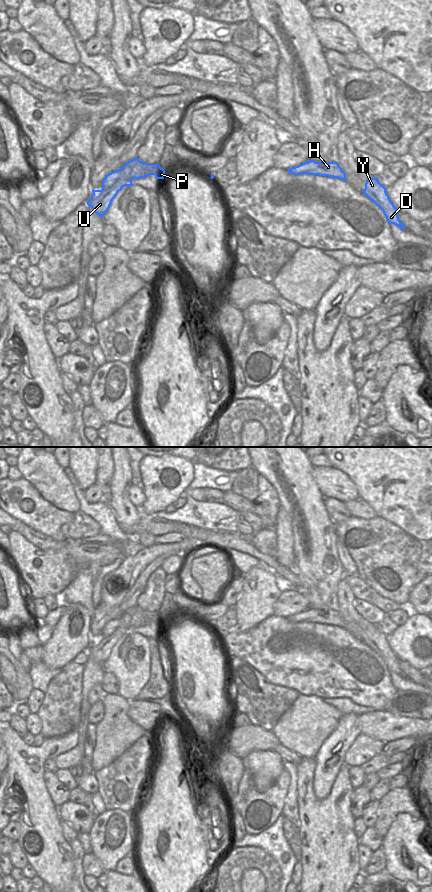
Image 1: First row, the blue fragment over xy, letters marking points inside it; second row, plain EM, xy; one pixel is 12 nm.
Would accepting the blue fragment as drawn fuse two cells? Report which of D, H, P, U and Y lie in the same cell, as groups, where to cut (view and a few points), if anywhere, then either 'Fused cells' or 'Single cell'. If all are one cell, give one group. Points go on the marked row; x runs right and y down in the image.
Groups: D H P Y / U. Split along xy (122, 168), (122, 175), (111, 186), (102, 188). Fused cells.

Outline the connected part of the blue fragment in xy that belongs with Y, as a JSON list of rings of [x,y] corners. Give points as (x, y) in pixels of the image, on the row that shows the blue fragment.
[[[377,177],[368,178],[362,192],[383,211],[389,225],[394,224],[403,230],[406,229],[398,217],[397,208],[386,192],[386,187],[379,182]]]

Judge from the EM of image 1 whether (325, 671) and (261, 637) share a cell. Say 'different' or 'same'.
same

